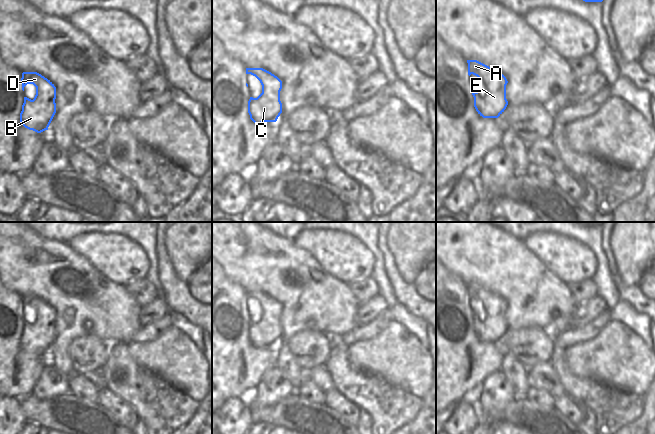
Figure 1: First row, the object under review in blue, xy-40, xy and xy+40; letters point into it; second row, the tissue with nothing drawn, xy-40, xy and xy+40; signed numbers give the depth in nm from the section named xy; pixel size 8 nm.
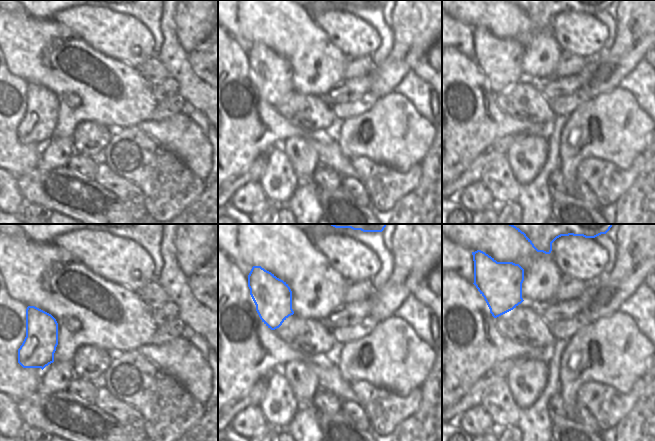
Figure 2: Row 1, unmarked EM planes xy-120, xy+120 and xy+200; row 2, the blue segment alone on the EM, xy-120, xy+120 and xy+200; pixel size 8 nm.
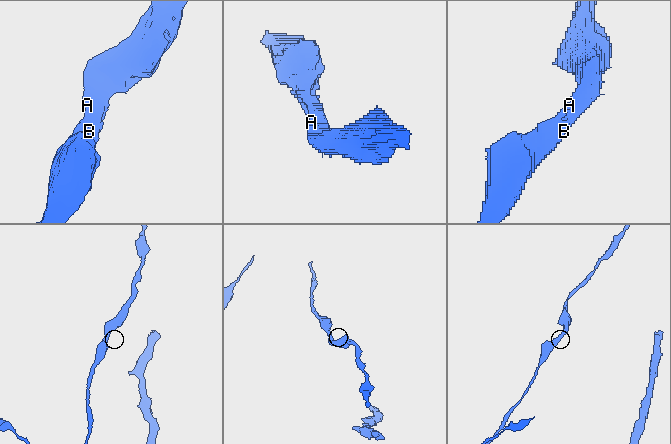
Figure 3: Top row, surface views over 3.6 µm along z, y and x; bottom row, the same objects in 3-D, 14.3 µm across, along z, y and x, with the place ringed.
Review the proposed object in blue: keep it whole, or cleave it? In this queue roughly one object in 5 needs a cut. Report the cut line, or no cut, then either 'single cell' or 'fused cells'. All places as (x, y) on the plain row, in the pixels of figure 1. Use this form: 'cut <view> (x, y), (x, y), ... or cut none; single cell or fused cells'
cut none; single cell

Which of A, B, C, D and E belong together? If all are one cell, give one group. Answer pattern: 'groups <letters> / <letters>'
groups A B C D E

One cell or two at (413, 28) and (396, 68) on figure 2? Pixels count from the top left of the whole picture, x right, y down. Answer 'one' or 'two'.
one

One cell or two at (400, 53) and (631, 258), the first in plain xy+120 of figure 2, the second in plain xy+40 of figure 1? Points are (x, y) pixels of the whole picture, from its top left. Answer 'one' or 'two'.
one

